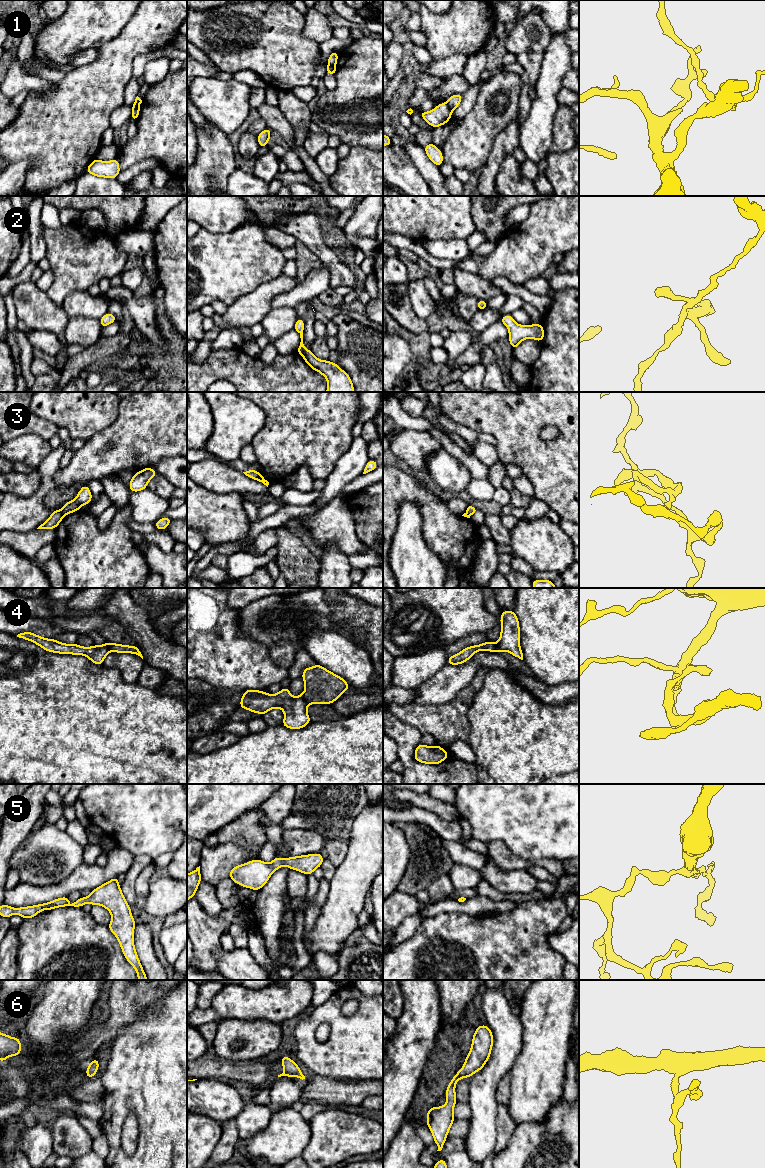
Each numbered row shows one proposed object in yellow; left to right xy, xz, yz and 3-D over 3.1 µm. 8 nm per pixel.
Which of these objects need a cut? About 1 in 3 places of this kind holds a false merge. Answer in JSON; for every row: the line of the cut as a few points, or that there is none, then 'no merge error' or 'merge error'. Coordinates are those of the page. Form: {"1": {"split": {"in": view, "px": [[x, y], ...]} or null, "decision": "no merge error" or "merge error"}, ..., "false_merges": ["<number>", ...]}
{"1": {"split": {"in": "yz", "px": [[446, 103], [451, 110]]}, "decision": "merge error"}, "2": {"split": null, "decision": "no merge error"}, "3": {"split": {"in": "xz", "px": [[260, 474], [257, 479]]}, "decision": "merge error"}, "4": {"split": {"in": "xz", "px": [[302, 694], [308, 703]]}, "decision": "merge error"}, "5": {"split": null, "decision": "no merge error"}, "6": {"split": null, "decision": "no merge error"}, "false_merges": ["1", "3", "4"]}

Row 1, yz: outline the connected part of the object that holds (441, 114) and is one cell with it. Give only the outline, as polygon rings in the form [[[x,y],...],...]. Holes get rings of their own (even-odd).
[[[441,103],[437,105],[433,110],[429,112],[420,111],[420,116],[432,127],[437,128],[446,124],[451,116],[452,110],[447,103]]]

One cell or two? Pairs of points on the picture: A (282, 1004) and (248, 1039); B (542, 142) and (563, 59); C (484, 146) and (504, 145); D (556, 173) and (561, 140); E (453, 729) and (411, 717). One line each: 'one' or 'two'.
A: two
B: one
C: two
D: two
E: one

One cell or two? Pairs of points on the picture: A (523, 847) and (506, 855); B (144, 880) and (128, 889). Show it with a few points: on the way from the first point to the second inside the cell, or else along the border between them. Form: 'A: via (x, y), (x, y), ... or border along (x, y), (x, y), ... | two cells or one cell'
A: border along (491, 841), (502, 841), (515, 855), (534, 861) | two cells
B: border along (148, 865), (136, 879), (134, 905) | two cells

